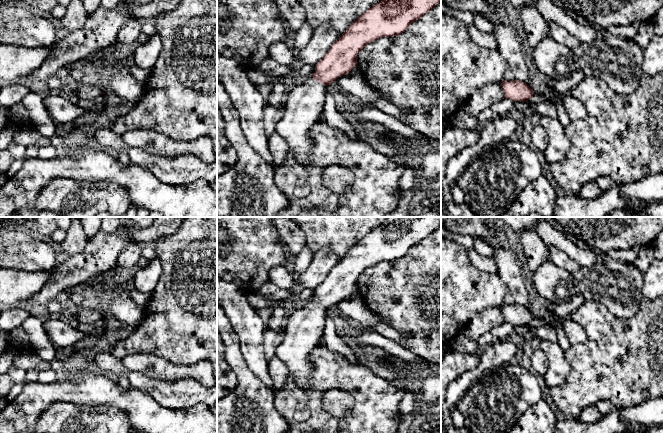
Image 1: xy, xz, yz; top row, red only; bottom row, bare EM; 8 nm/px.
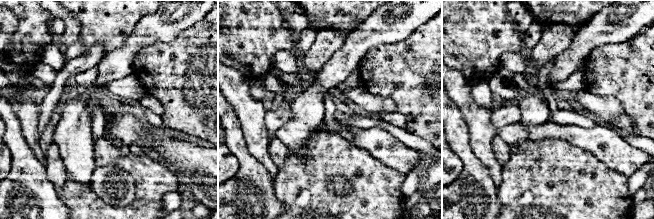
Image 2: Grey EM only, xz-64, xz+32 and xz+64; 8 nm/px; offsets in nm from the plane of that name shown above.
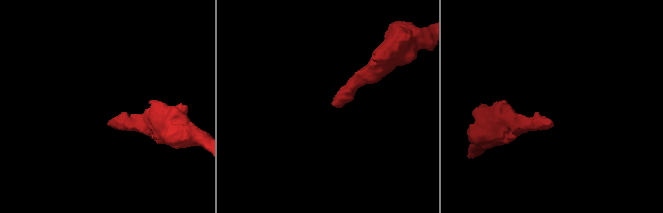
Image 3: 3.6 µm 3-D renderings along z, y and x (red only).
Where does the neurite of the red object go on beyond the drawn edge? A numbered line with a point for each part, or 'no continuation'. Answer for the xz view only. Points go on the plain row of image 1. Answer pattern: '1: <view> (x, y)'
1: xz (304, 327)

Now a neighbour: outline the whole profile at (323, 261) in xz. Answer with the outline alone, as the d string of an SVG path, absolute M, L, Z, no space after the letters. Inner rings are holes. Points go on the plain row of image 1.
M329 250L318 251L307 270L296 276L293 291L299 293L303 289L315 290L340 261L341 258Z

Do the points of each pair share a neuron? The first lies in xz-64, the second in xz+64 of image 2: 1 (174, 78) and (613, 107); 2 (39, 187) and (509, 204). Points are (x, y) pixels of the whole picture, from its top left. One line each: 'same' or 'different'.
1: different
2: different

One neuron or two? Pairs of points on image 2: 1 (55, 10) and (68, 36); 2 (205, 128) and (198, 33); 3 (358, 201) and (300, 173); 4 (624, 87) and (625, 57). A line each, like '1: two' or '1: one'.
1: one
2: one
3: one
4: one

